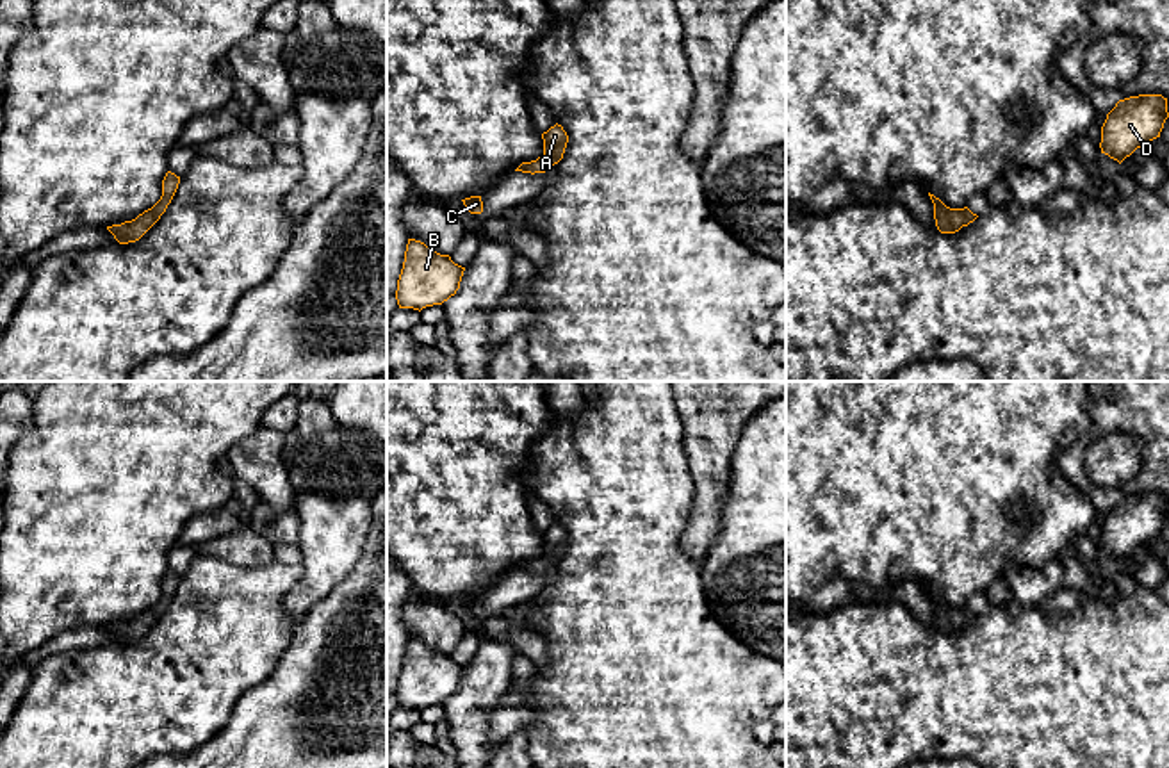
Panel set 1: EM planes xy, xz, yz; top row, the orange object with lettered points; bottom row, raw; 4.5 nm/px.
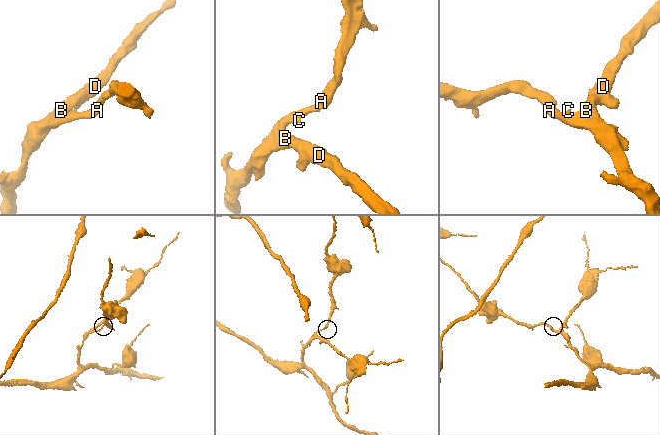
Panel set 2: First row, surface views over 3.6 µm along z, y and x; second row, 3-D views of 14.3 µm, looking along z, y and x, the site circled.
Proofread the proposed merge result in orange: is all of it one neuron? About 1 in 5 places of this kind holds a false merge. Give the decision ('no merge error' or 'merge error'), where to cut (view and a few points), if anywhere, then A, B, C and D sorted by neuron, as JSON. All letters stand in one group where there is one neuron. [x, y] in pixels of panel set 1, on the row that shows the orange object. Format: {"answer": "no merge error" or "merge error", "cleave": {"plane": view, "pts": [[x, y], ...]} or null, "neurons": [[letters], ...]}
{"answer": "no merge error", "cleave": null, "neurons": [["A", "B", "C", "D"]]}

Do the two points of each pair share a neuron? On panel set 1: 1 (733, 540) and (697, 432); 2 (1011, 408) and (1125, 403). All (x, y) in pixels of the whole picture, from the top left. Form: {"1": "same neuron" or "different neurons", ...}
{"1": "different neurons", "2": "different neurons"}

